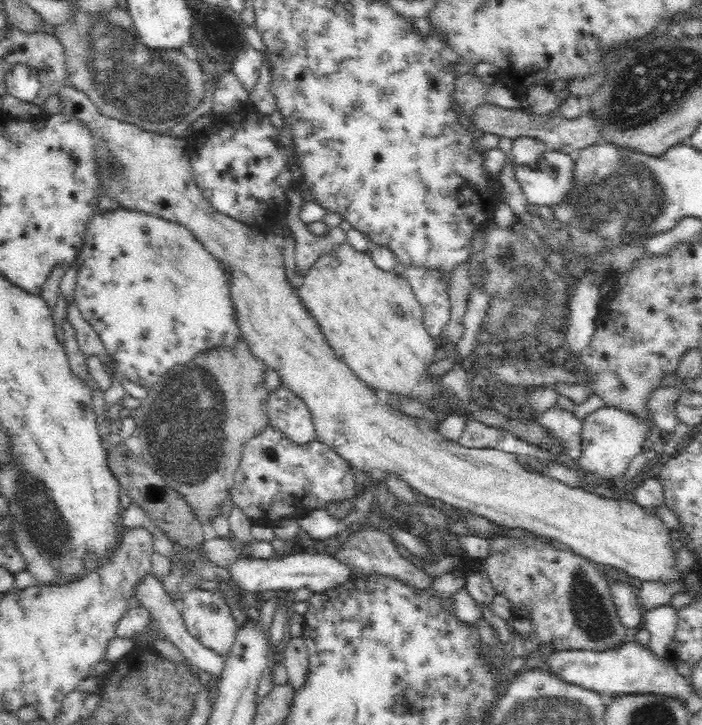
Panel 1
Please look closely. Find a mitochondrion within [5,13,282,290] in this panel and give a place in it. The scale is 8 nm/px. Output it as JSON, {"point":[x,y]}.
{"point":[128,80]}

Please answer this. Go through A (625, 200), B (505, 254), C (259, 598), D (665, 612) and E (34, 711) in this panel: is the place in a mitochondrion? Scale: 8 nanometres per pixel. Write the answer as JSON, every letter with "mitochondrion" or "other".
{"A":"mitochondrion","B":"mitochondrion","C":"other","D":"other","E":"other"}

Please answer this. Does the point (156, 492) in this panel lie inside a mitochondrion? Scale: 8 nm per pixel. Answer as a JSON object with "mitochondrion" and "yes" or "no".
{"mitochondrion":"yes"}

